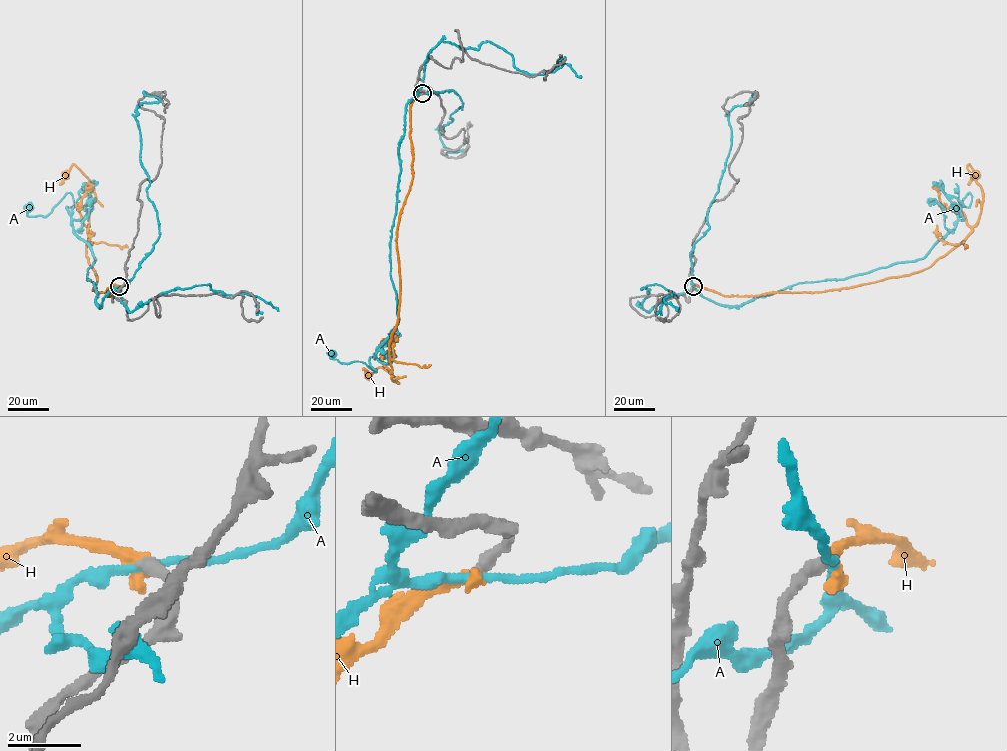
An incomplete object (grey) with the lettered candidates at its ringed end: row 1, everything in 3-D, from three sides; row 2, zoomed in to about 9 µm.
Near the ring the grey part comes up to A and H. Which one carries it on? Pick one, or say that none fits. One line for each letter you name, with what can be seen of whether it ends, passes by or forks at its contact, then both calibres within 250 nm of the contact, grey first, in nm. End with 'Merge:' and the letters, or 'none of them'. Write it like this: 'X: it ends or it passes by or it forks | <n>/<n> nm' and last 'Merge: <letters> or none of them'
H: it ends | 360/400 nm
Merge: H

